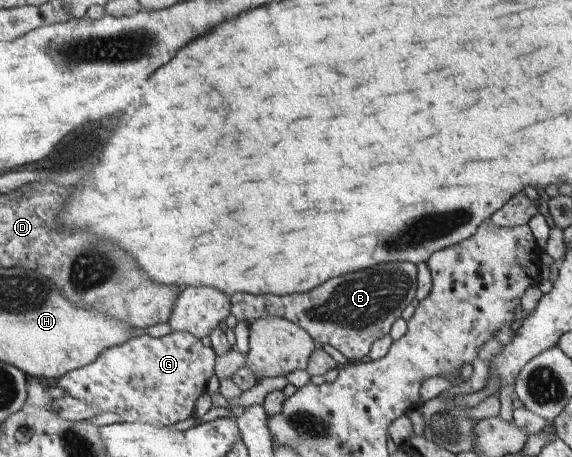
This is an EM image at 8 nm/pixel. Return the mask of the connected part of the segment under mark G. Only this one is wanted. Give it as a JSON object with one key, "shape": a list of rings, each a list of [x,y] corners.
{"shape":[[[172,331],[158,338],[138,335],[107,348],[94,362],[67,372],[58,382],[68,395],[91,405],[96,414],[112,412],[124,423],[163,427],[192,416],[196,400],[214,374],[214,351],[188,331]]]}

